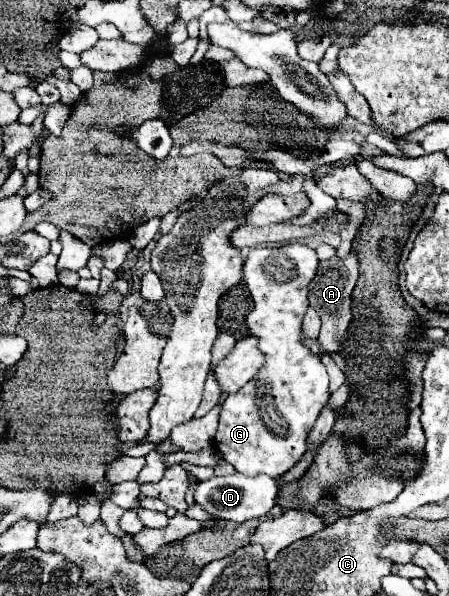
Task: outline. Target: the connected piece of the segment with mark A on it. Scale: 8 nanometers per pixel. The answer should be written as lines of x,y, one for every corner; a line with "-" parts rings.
350,253
346,259
332,257
328,261
322,261
314,281
310,283
308,299
310,299
310,305
320,313
320,319
322,319
322,329
320,329
318,341
322,345
324,353
328,353
328,355
340,353
340,349
344,345
346,331
352,321
352,289
356,285
356,279
358,279
358,259
356,259
356,253

